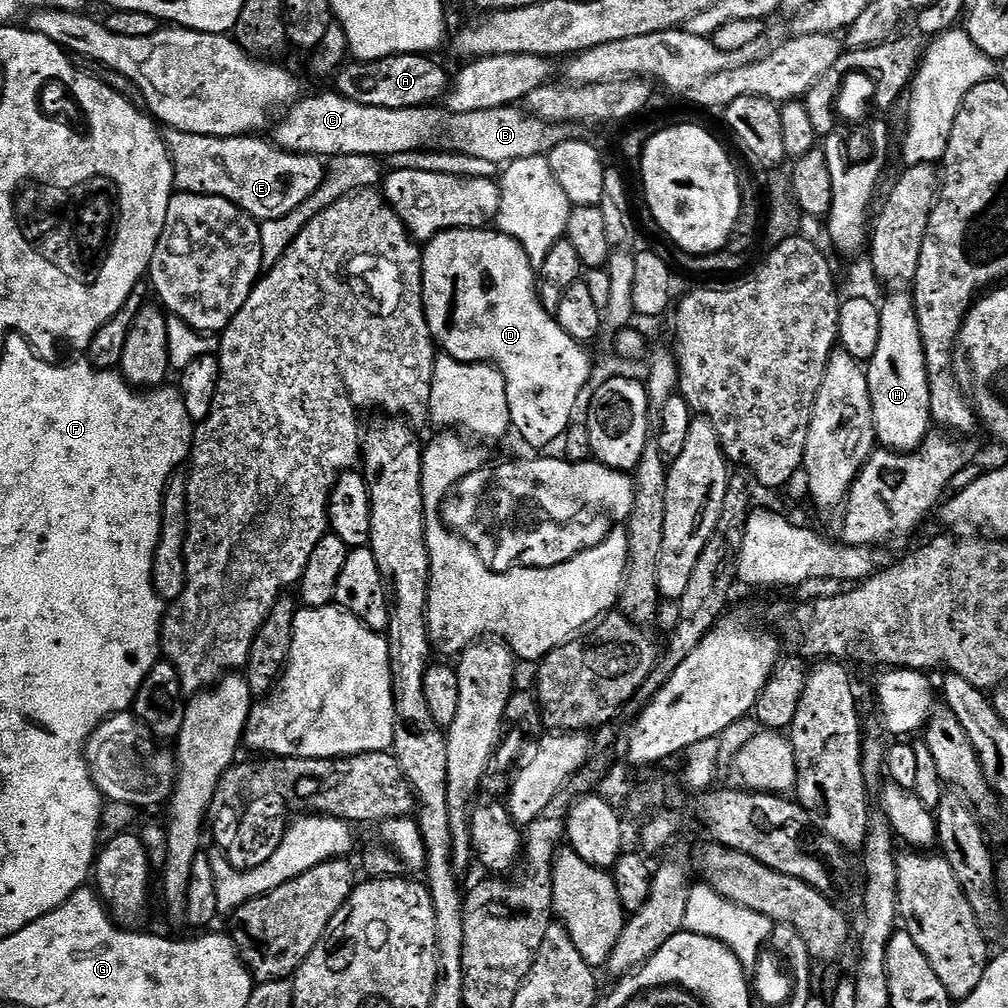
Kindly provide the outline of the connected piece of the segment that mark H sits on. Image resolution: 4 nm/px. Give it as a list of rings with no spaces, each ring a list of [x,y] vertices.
[[[907,291],[893,292],[896,293],[888,301],[880,304],[878,350],[874,350],[872,359],[866,364],[870,406],[874,410],[877,441],[893,452],[912,454],[934,428],[932,391],[928,385],[928,367],[918,330],[916,303]]]

